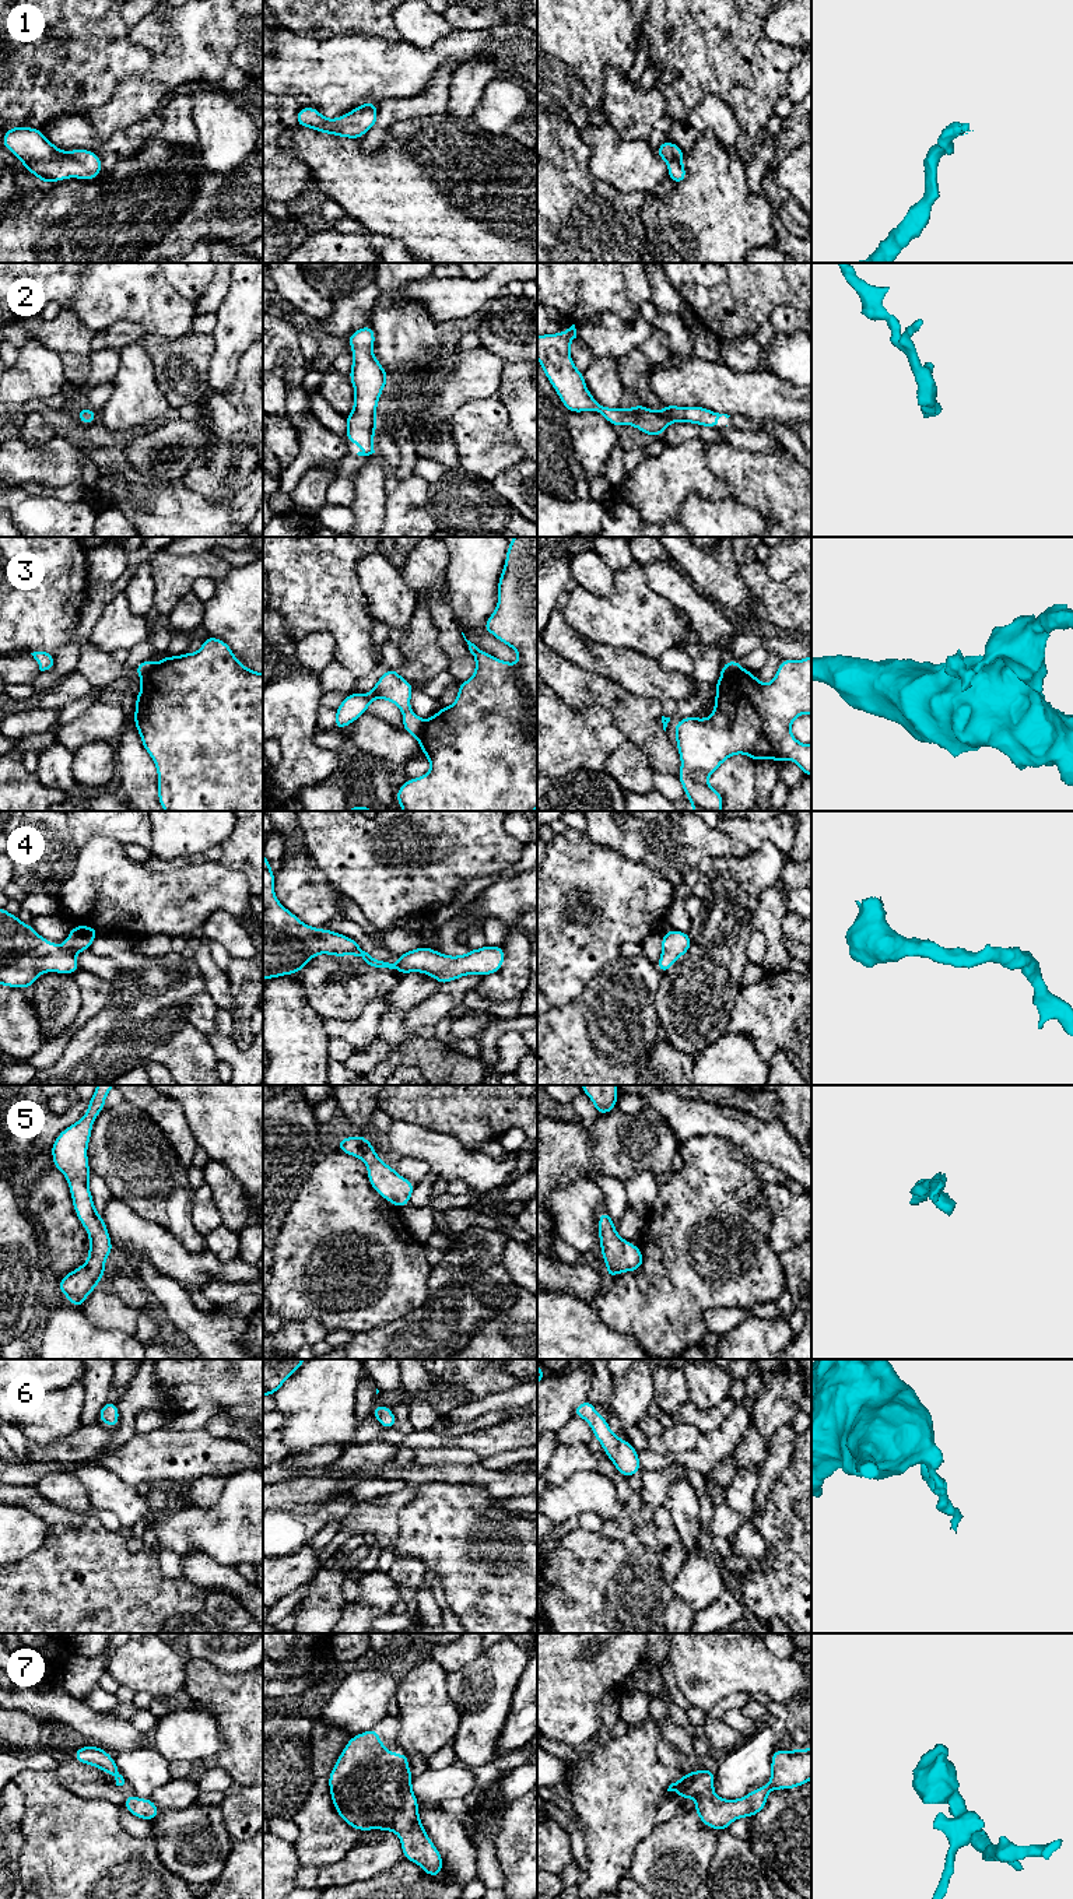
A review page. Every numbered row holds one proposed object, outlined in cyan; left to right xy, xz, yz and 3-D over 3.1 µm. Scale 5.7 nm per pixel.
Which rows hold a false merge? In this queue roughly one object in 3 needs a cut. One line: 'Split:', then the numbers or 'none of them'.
Split: 3

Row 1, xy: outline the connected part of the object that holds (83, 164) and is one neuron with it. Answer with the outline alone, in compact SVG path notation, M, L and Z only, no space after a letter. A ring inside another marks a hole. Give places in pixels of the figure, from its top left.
M18 126L4 130L3 147L45 185L69 178L94 180L102 172L95 152L84 148L66 152L53 145L41 129Z

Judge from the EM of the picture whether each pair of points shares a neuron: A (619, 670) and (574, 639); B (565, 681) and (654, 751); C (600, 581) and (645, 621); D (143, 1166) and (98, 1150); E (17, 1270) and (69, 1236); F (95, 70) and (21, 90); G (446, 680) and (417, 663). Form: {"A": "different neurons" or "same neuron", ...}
{"A": "same neuron", "B": "same neuron", "C": "different neurons", "D": "same neuron", "E": "different neurons", "F": "same neuron", "G": "different neurons"}

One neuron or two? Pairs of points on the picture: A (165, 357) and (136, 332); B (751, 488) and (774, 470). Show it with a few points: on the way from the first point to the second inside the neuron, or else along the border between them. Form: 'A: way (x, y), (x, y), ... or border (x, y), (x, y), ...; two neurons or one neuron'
A: way (158, 350), (143, 339); one neuron
B: way (757, 487), (768, 476); one neuron

